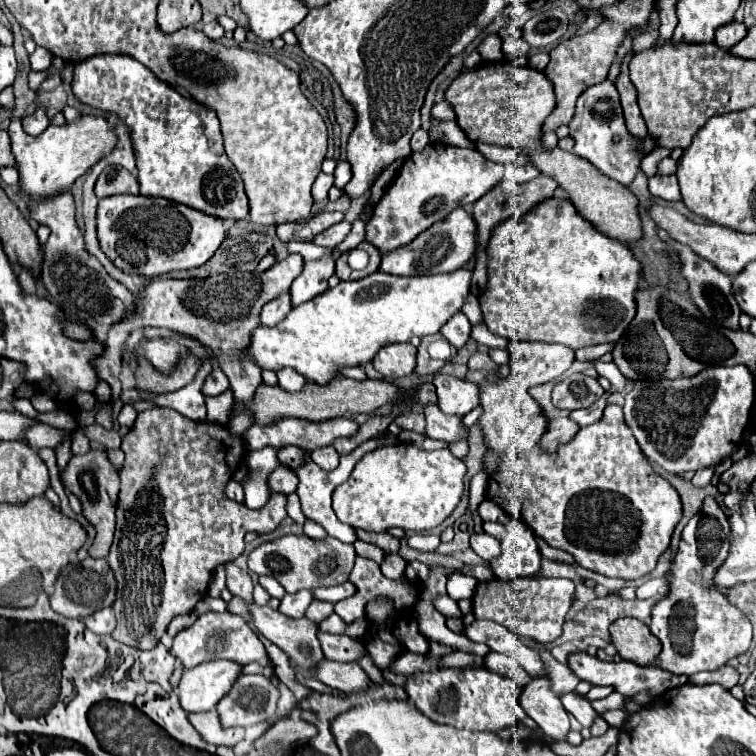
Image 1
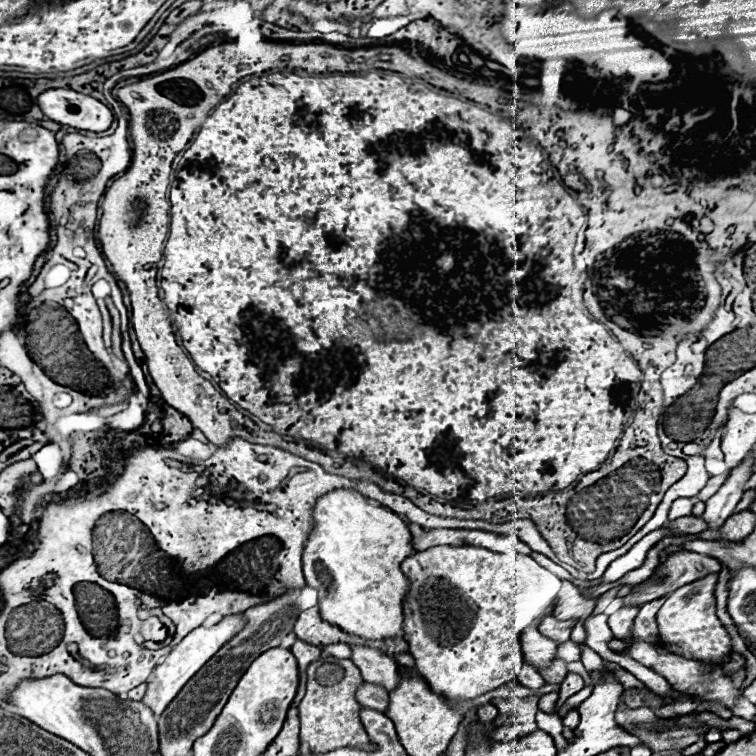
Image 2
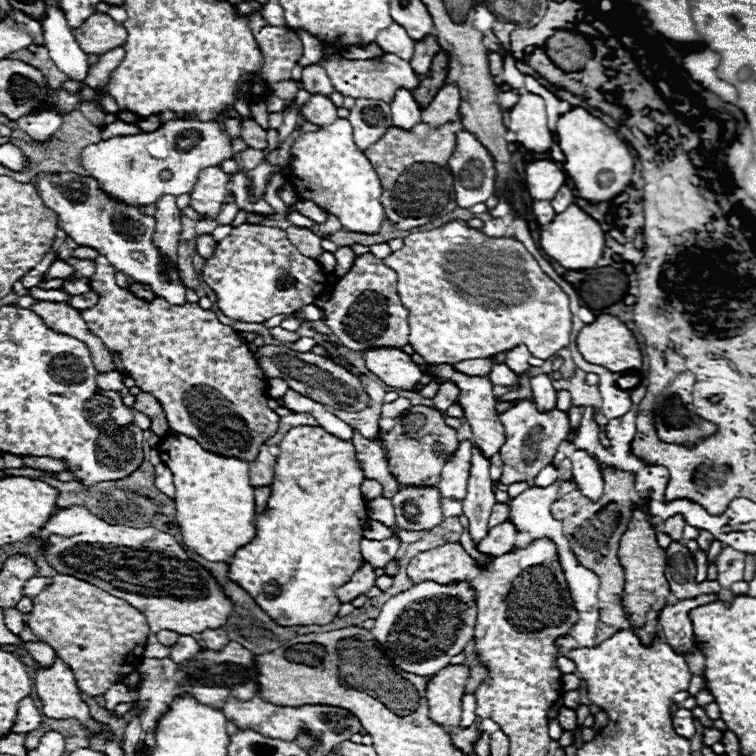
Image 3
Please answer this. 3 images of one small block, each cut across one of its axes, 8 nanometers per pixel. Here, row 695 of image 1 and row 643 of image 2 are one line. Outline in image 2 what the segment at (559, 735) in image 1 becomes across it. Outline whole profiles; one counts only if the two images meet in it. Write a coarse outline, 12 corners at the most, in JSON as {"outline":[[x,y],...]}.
{"outline":[[554,602],[524,630],[524,660],[536,668],[550,666],[556,642],[538,632],[538,624],[552,616]]}

